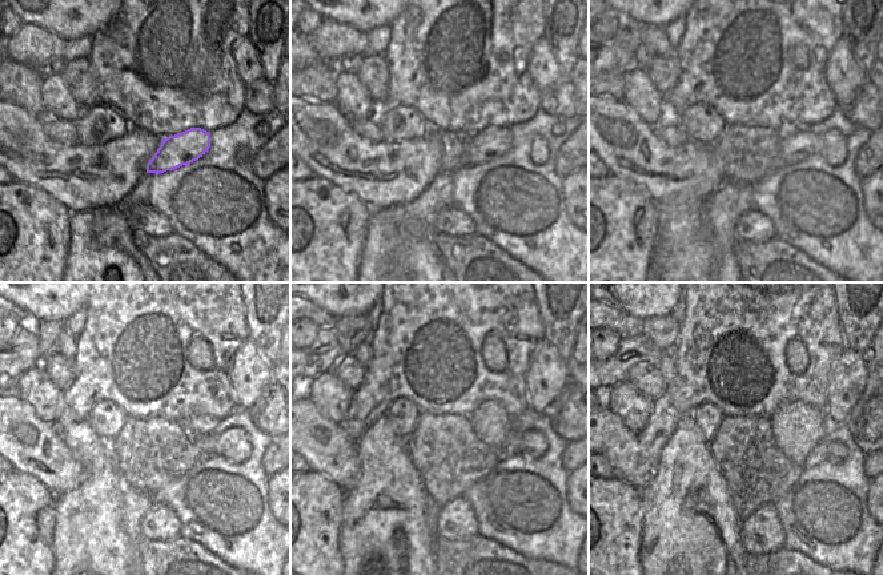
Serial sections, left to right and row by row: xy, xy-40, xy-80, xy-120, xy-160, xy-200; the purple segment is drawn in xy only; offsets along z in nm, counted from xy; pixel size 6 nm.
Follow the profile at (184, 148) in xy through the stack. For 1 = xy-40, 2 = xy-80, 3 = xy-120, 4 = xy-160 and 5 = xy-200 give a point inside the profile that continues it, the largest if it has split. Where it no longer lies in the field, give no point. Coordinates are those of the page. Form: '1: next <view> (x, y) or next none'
1: next xy-40 (489, 144)
2: next xy-80 (797, 144)
3: next xy-120 (233, 445)
4: next xy-160 (532, 445)
5: next xy-200 (837, 451)

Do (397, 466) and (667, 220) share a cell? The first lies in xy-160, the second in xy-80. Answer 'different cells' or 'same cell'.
same cell

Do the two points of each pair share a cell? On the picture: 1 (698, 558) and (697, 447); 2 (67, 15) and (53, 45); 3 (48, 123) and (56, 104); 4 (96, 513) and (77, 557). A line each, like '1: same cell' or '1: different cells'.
1: same cell
2: different cells
3: different cells
4: same cell

